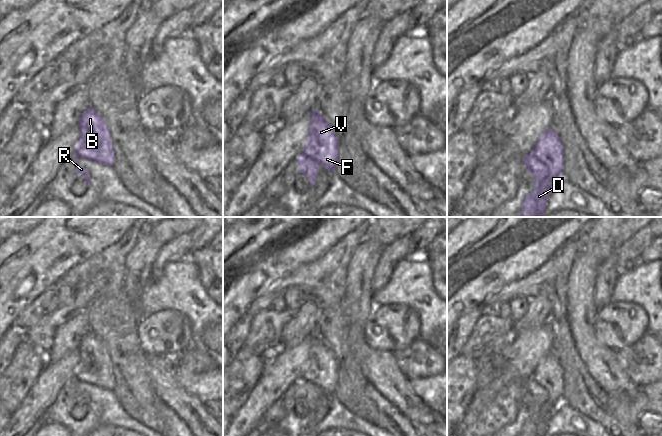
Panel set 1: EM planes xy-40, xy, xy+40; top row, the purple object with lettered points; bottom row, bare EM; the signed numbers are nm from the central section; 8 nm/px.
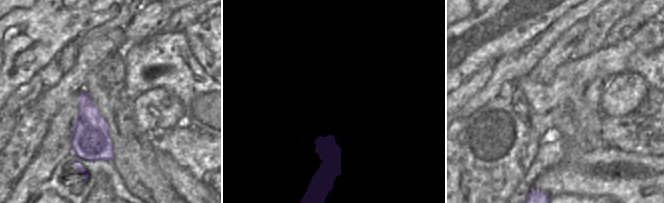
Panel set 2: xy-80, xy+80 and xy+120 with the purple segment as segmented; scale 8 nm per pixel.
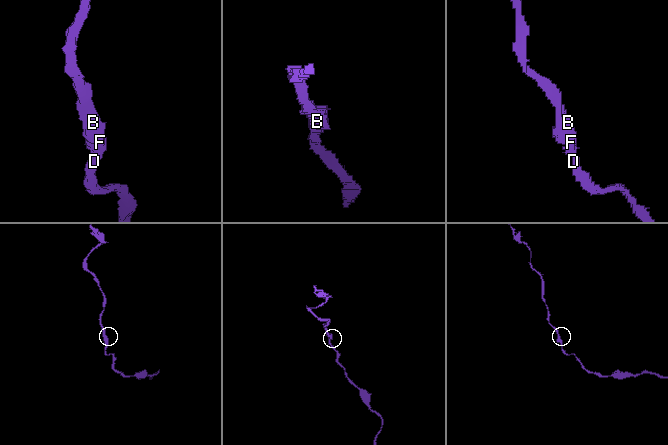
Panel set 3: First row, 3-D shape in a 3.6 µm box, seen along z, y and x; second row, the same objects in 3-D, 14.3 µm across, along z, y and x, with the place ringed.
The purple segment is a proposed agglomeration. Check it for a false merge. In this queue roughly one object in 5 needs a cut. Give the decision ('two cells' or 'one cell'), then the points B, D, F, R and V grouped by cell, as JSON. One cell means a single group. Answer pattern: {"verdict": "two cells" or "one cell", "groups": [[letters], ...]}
{"verdict": "one cell", "groups": [["B", "D", "F", "R", "V"]]}

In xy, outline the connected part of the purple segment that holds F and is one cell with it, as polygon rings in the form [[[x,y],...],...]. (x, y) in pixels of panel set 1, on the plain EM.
[[[312,335],[308,362],[302,372],[302,378],[298,379],[297,389],[300,390],[300,397],[308,400],[310,411],[316,409],[316,401],[319,396],[318,389],[329,395],[334,395],[338,386],[338,364],[330,347],[318,336]]]

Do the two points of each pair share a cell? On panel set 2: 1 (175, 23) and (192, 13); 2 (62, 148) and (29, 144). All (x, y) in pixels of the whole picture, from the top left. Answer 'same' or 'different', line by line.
1: same
2: different

